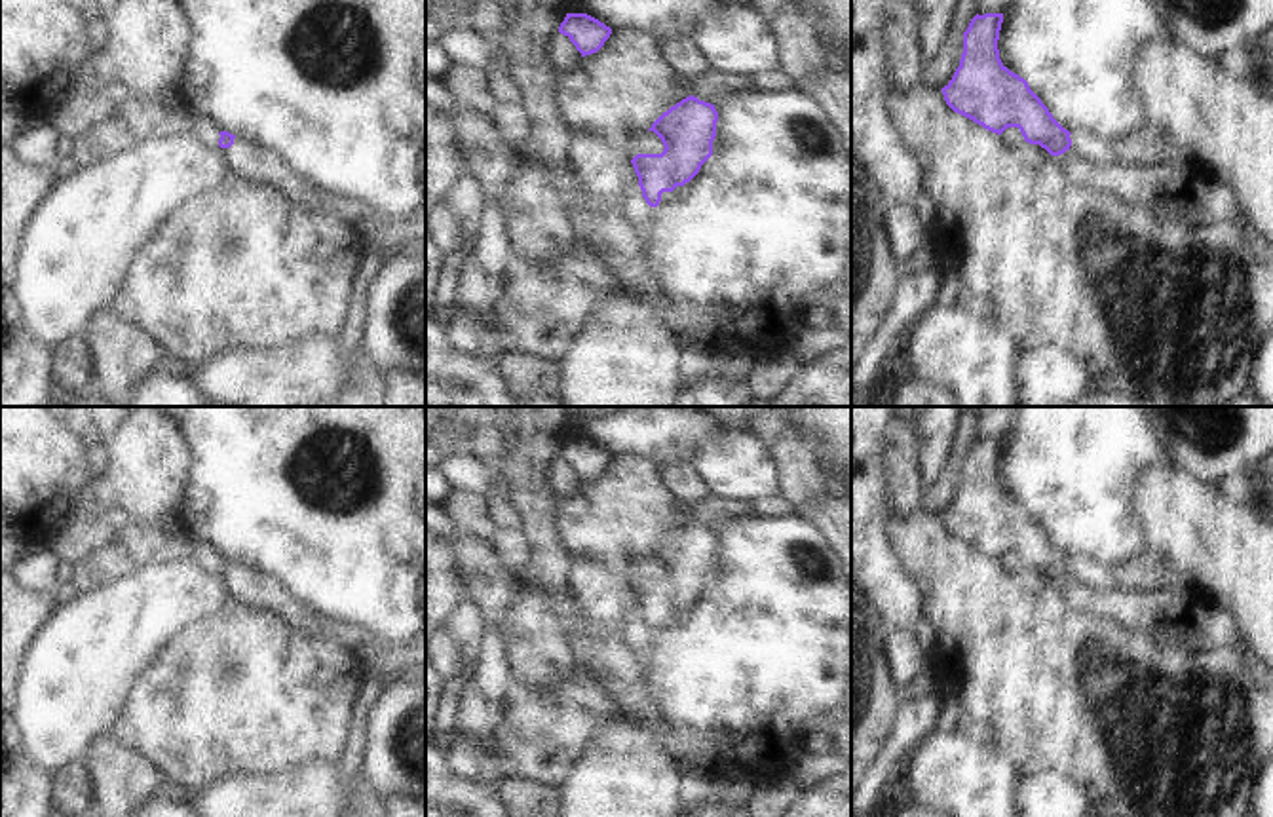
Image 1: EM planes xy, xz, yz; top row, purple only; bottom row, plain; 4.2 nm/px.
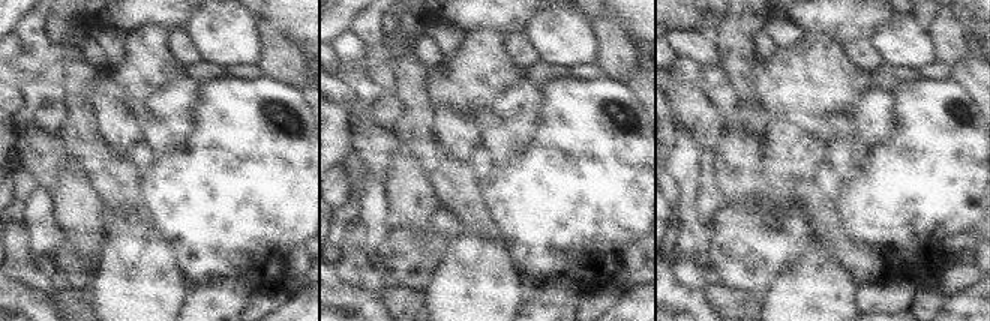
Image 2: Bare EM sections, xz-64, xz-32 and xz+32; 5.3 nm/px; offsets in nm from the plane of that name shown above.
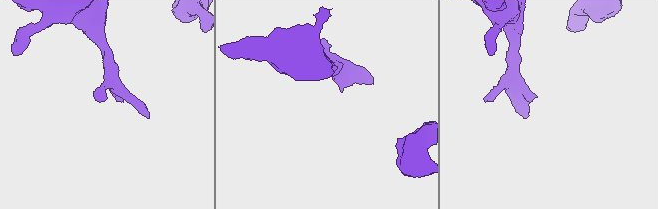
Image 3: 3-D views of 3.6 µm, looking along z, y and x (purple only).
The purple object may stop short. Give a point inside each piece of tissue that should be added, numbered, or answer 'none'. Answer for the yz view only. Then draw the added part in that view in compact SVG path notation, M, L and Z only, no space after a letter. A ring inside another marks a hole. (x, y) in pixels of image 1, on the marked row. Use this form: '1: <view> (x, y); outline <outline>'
none

